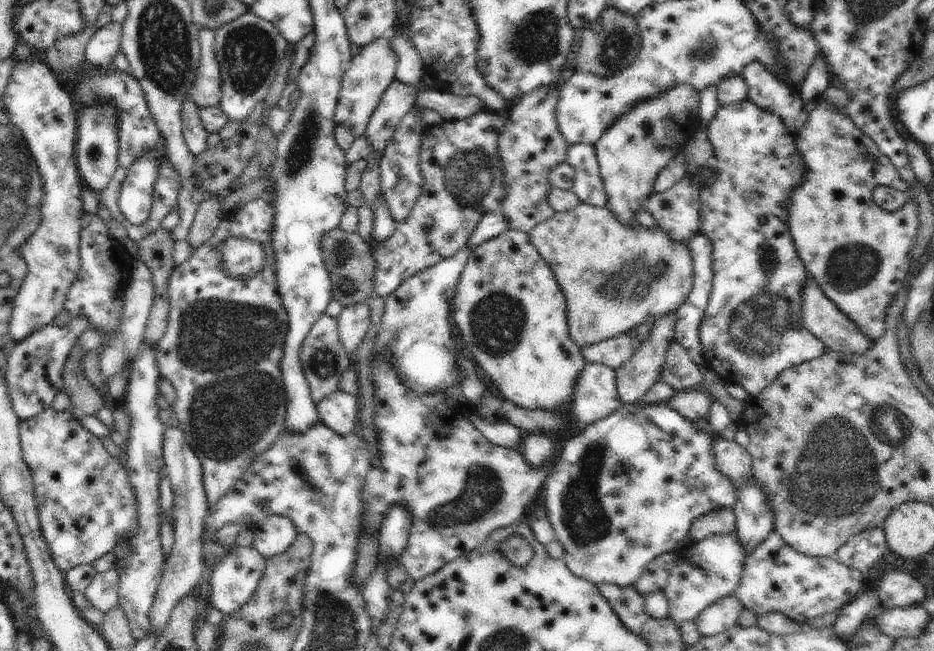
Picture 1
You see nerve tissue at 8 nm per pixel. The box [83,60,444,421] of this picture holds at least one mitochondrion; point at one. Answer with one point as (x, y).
(299, 158)

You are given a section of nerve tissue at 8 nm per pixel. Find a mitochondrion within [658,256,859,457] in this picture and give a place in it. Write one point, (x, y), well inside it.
(758, 329)

